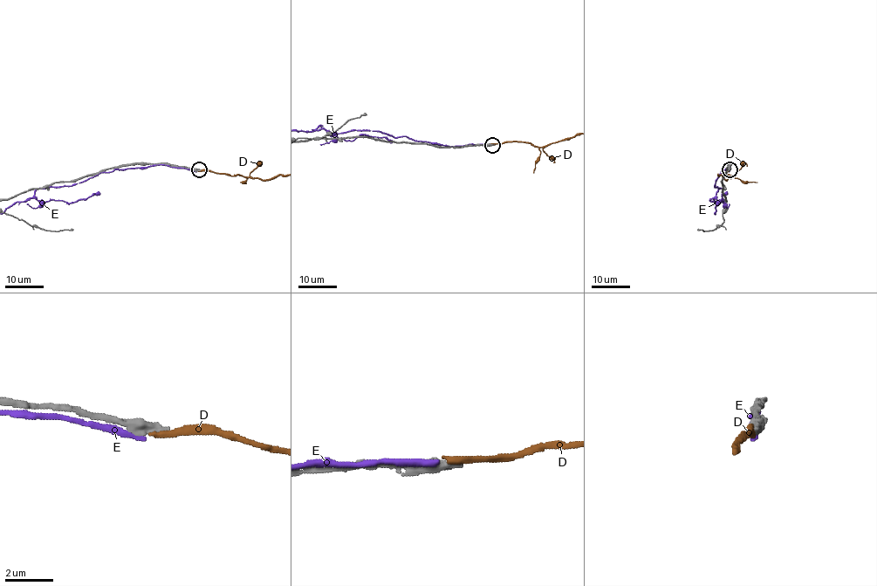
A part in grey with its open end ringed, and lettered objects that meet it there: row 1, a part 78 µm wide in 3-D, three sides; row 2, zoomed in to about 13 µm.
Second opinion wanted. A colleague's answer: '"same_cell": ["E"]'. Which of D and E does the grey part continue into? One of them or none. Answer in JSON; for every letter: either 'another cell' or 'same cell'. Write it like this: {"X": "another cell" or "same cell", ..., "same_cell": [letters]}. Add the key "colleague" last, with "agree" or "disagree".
{"D": "another cell", "E": "another cell", "same_cell": [], "colleague": "disagree"}

